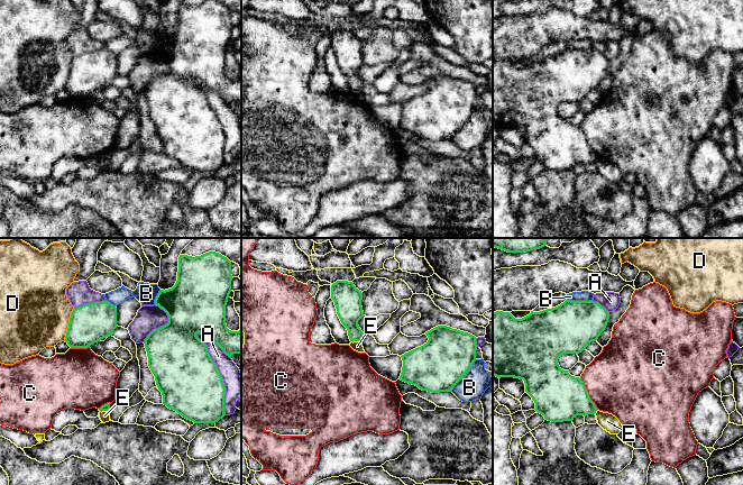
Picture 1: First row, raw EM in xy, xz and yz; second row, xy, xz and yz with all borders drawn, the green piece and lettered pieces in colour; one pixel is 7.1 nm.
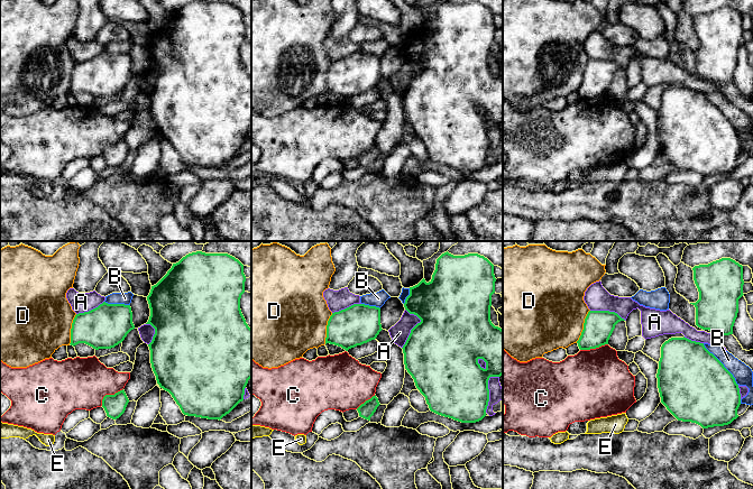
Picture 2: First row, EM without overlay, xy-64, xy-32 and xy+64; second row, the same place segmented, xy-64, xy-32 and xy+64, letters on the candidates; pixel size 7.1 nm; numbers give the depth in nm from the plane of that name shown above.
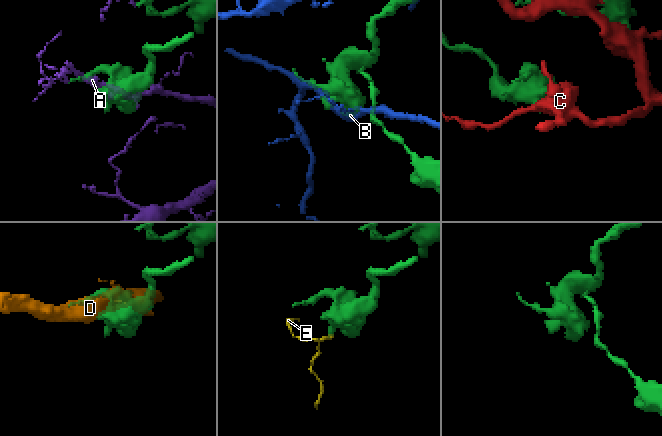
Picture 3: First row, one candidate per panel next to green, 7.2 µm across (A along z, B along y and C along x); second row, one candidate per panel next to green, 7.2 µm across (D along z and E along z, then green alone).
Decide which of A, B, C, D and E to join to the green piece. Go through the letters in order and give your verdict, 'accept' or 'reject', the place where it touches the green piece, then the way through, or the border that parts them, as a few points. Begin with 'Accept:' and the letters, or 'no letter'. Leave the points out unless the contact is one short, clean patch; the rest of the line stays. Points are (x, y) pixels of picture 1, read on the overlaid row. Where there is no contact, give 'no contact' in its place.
Accept: no letter
A: reject | xy (219, 374)
B: reject | xz (465, 374)
C: reject | yz (587, 393)
D: reject | xy (69, 325) | along xy (74, 308), (71, 313), (66, 336), (63, 340)
E: reject | xz (356, 340) | along xz (351, 340), (359, 341)

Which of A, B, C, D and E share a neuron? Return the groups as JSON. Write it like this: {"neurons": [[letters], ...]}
{"neurons": [["A", "E"], ["B"], ["C"], ["D"]]}

